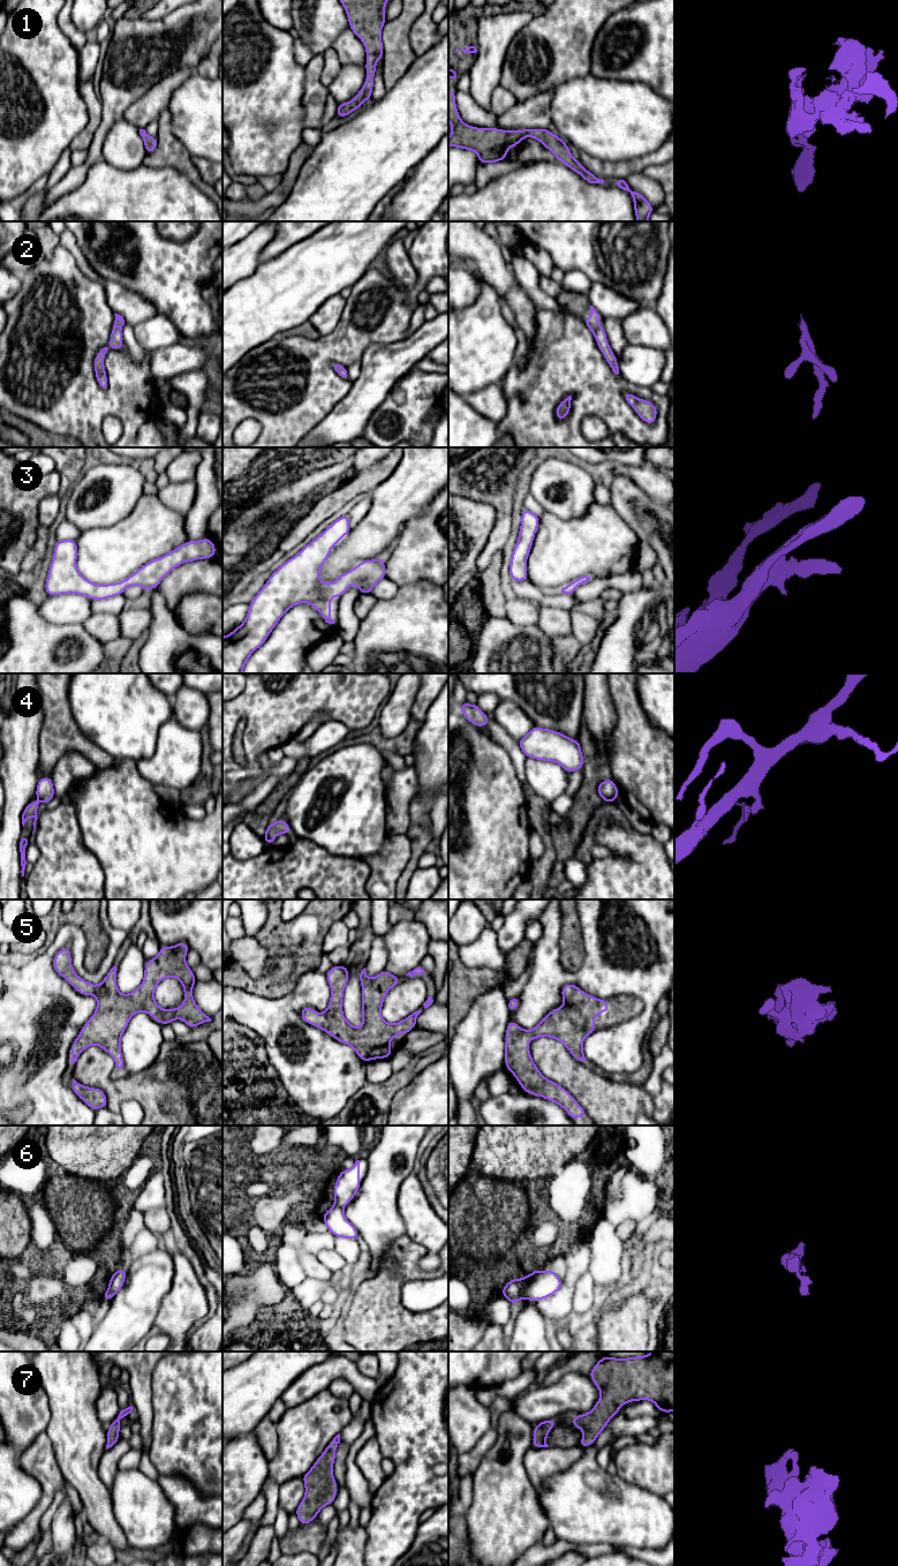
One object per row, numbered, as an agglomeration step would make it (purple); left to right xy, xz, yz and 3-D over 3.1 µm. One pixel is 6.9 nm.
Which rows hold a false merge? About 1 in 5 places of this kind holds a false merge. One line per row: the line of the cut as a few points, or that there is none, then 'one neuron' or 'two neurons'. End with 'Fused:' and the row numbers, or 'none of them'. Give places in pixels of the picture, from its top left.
1: no cut; one neuron
2: no cut; one neuron
3: no cut; one neuron
4: cut in xy along (38, 798), (40, 800); two neurons
5: no cut; one neuron
6: cut in yz along (530, 1275), (530, 1282), (523, 1297); two neurons
7: no cut; one neuron
Fused: 4, 6

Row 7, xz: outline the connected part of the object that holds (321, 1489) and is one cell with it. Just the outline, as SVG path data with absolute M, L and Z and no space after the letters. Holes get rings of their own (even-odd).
M337 1435L310 1470L302 1476L305 1493L295 1511L301 1524L310 1523L324 1506L334 1501L338 1485L333 1477L333 1463L339 1444L340 1435Z

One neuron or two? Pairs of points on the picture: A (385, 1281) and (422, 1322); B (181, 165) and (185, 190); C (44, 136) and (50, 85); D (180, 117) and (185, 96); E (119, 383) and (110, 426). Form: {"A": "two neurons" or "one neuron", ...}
{"A": "one neuron", "B": "two neurons", "C": "one neuron", "D": "one neuron", "E": "two neurons"}

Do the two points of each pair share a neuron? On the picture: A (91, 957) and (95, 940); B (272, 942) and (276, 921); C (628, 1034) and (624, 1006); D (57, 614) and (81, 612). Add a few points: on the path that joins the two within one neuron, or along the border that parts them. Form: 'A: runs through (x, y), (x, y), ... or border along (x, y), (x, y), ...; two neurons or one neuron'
A: runs through (95, 953), (95, 945); one neuron
B: runs through (273, 938), (274, 926); one neuron
C: border along (642, 1002), (642, 1009), (639, 1013), (601, 1030); two neurons
D: runs through (62, 612), (75, 612); one neuron

